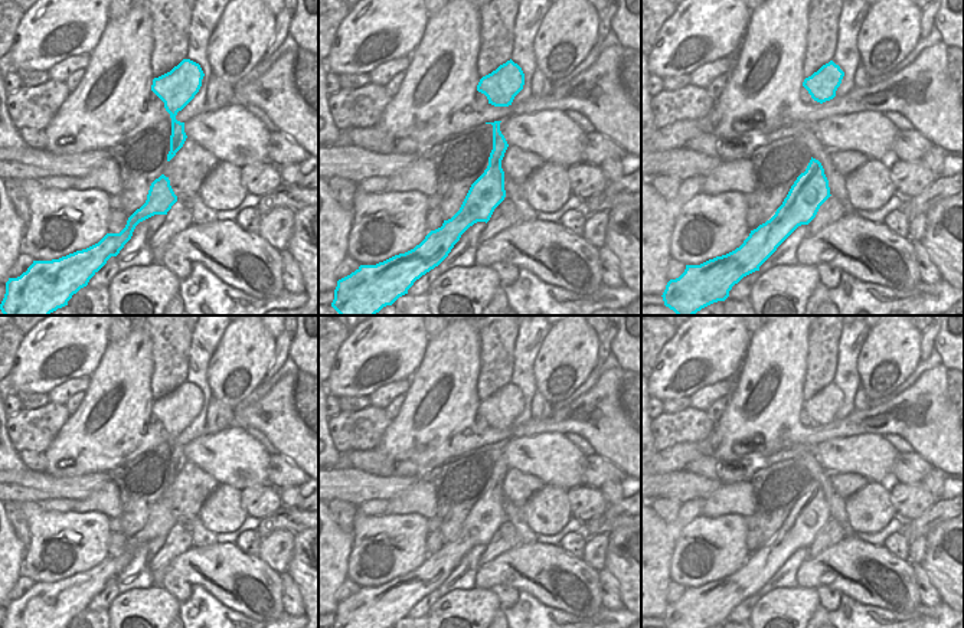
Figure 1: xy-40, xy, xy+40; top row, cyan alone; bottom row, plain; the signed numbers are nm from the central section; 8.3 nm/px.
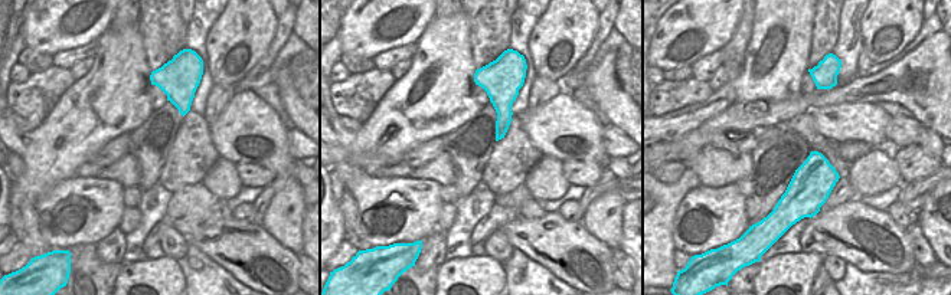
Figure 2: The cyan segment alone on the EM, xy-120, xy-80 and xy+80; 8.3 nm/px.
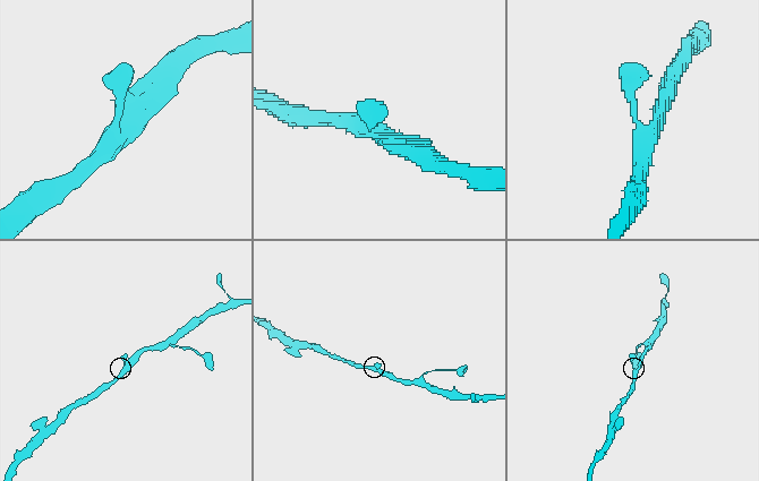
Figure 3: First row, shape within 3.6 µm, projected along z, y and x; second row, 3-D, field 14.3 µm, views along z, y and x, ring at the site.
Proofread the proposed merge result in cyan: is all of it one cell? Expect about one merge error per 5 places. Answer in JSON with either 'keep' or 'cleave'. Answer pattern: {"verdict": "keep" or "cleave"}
{"verdict": "keep"}

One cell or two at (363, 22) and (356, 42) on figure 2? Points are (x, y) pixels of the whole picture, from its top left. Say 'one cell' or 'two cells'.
one cell

